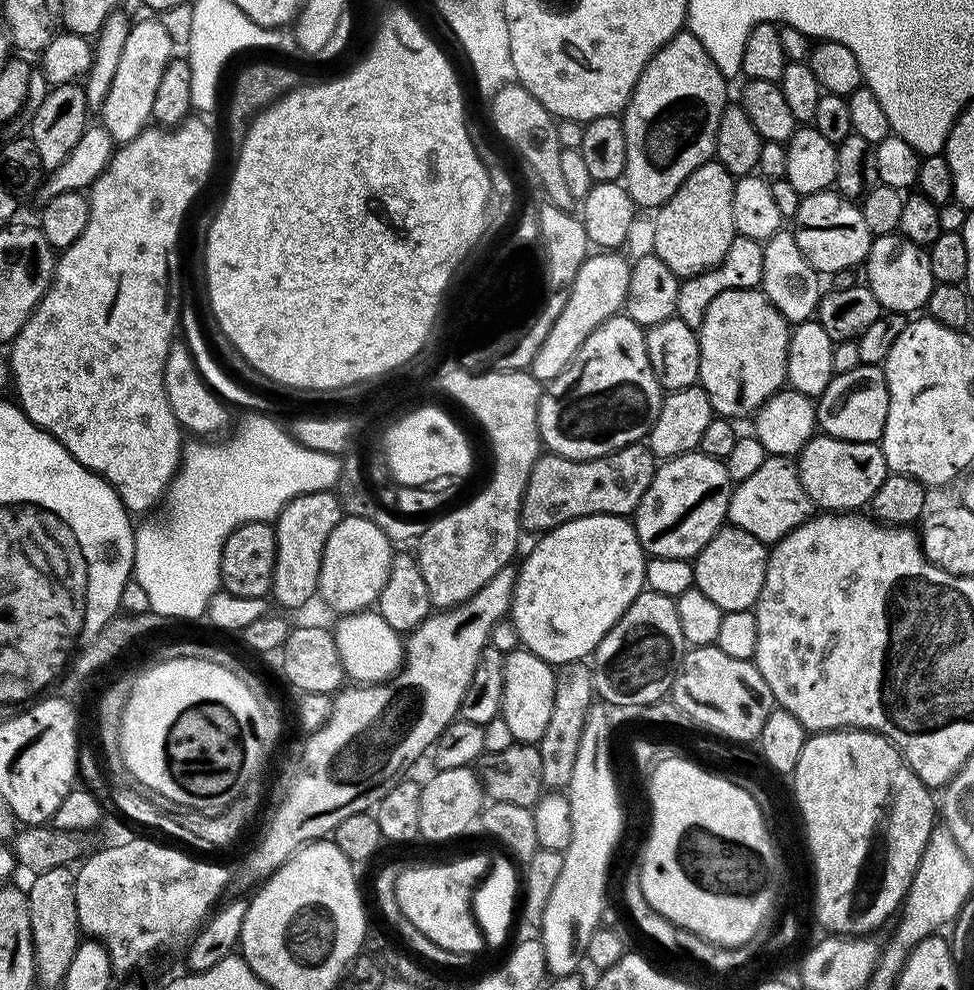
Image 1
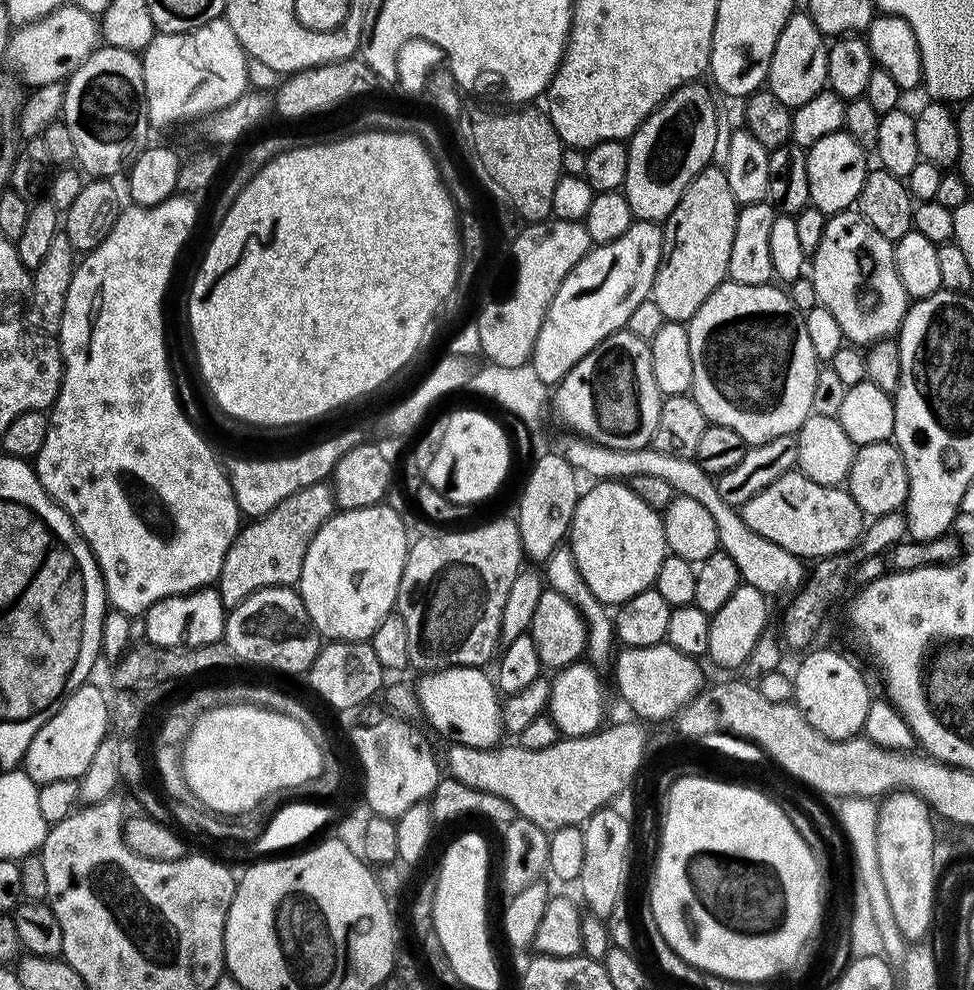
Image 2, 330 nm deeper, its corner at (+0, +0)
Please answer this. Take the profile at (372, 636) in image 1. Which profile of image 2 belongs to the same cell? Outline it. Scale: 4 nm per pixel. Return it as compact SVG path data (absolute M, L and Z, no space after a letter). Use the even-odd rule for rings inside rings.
M483 667L478 668L441 668L438 672L426 672L419 677L420 681L415 681L414 691L416 694L416 703L418 705L419 711L421 713L425 712L428 715L428 722L432 726L433 730L437 732L440 736L449 736L447 739L449 741L455 742L457 744L465 744L471 748L495 748L497 747L498 741L496 740L499 736L502 736L502 725L500 722L500 710L502 707L502 696L498 691L493 677L488 676L484 673L485 669Z

